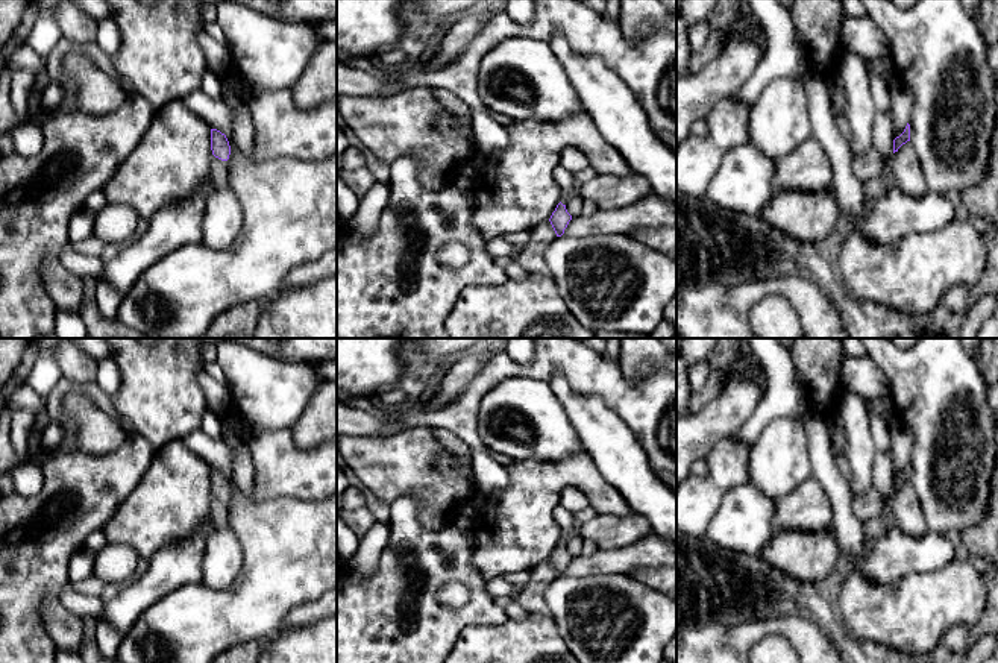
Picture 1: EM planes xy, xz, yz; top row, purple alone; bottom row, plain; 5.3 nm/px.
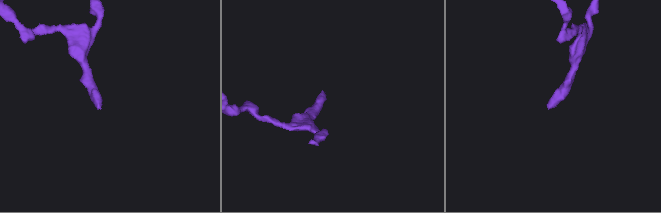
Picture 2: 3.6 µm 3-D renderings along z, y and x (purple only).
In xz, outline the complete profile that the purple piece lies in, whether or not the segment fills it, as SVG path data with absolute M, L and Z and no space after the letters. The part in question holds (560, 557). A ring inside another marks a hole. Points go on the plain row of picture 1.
M576 523L572 529L561 533L561 542L557 545L549 558L557 577L561 577L564 573L564 569L572 560L572 555L566 549L566 543L575 537L579 537L579 523Z

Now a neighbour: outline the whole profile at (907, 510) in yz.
M910 481L893 493L893 514L896 528L904 534L921 539L930 533L922 507Z

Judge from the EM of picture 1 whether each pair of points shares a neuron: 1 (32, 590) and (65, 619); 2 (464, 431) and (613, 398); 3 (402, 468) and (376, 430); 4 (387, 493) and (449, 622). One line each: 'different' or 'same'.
1: different
2: same
3: different
4: different

